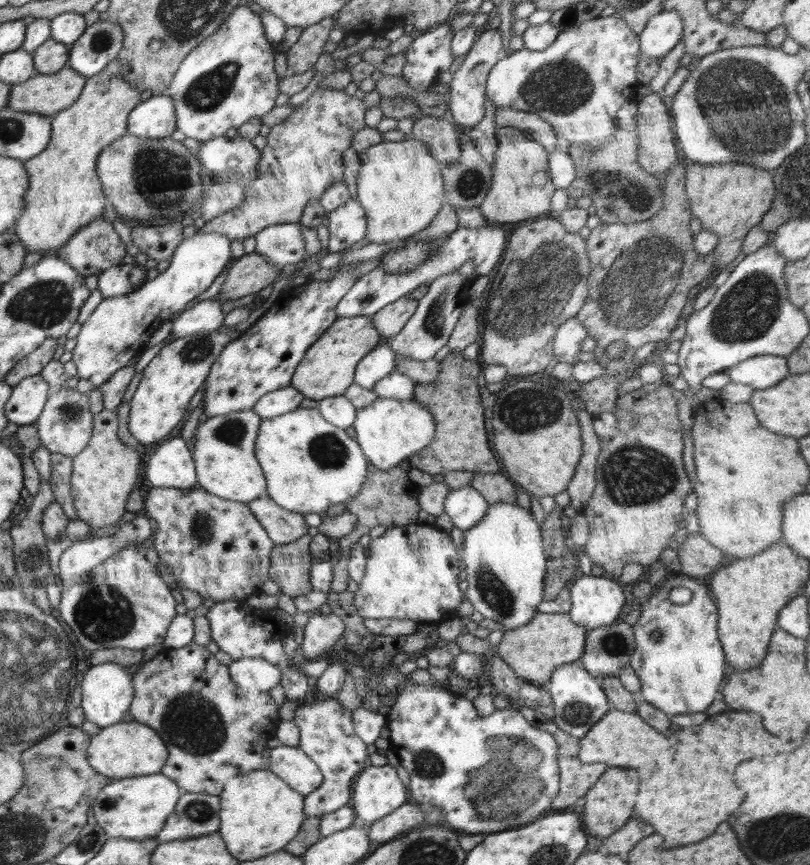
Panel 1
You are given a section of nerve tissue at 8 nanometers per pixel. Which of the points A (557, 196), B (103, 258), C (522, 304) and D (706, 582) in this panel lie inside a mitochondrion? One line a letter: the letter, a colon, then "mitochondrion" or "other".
A: other
B: other
C: mitochondrion
D: other

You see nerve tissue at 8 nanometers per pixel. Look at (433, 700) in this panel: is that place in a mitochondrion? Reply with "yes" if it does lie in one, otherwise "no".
no

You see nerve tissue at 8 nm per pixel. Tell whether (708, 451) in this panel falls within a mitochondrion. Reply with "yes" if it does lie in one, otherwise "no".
no

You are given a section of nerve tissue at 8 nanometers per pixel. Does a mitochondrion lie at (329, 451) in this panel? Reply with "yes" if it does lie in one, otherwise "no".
yes

